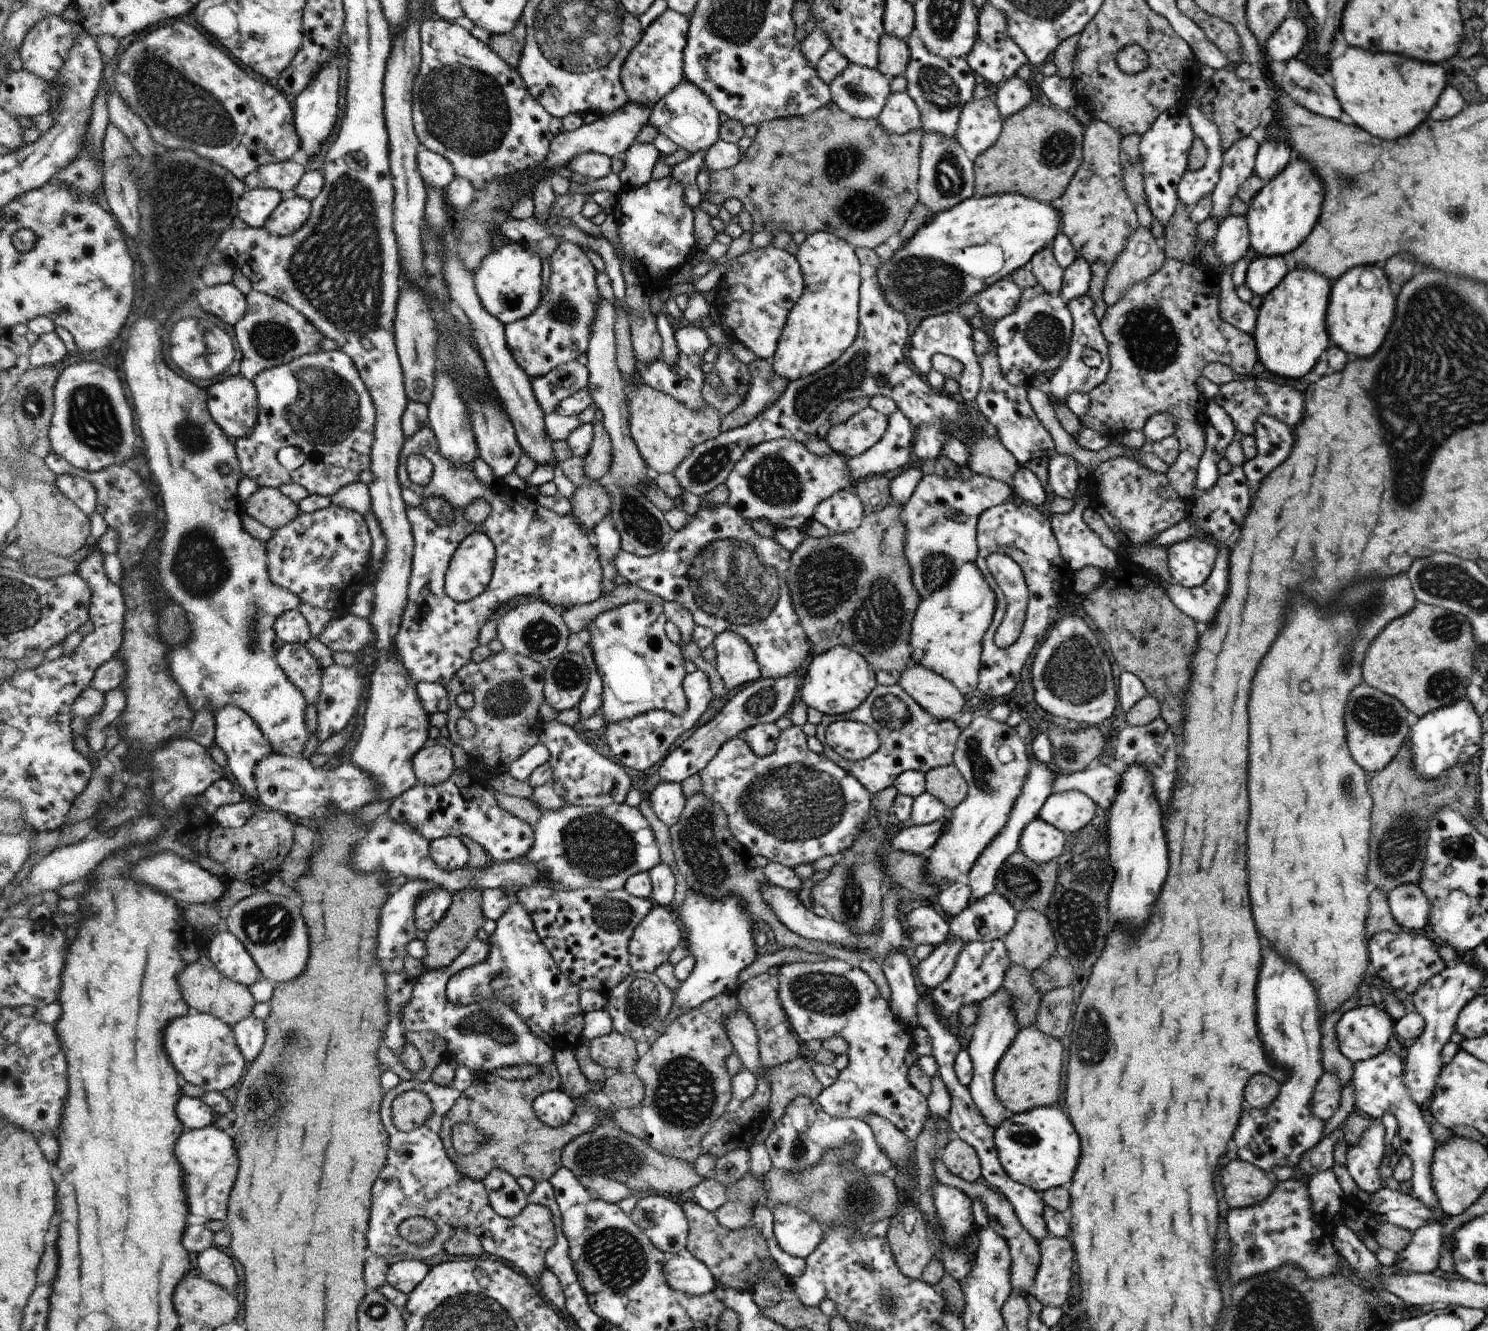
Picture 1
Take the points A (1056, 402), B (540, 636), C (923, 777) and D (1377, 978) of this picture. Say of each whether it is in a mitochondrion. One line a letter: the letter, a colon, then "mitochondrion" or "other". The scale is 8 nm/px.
A: other
B: mitochondrion
C: other
D: other

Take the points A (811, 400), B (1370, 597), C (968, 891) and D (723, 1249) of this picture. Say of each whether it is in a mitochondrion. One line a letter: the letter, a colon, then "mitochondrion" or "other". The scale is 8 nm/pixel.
A: mitochondrion
B: mitochondrion
C: other
D: mitochondrion

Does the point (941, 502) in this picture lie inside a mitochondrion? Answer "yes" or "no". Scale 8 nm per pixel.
no

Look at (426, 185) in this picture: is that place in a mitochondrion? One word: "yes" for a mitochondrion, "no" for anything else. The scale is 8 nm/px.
no

